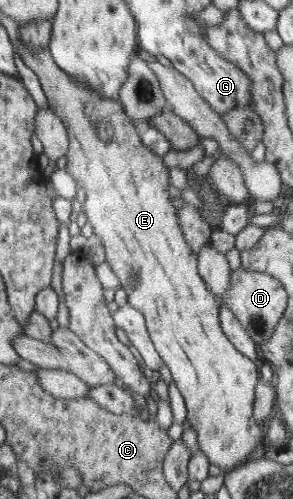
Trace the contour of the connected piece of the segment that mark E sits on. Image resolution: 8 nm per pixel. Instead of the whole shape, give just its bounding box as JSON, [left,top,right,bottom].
[17,36,263,472]

